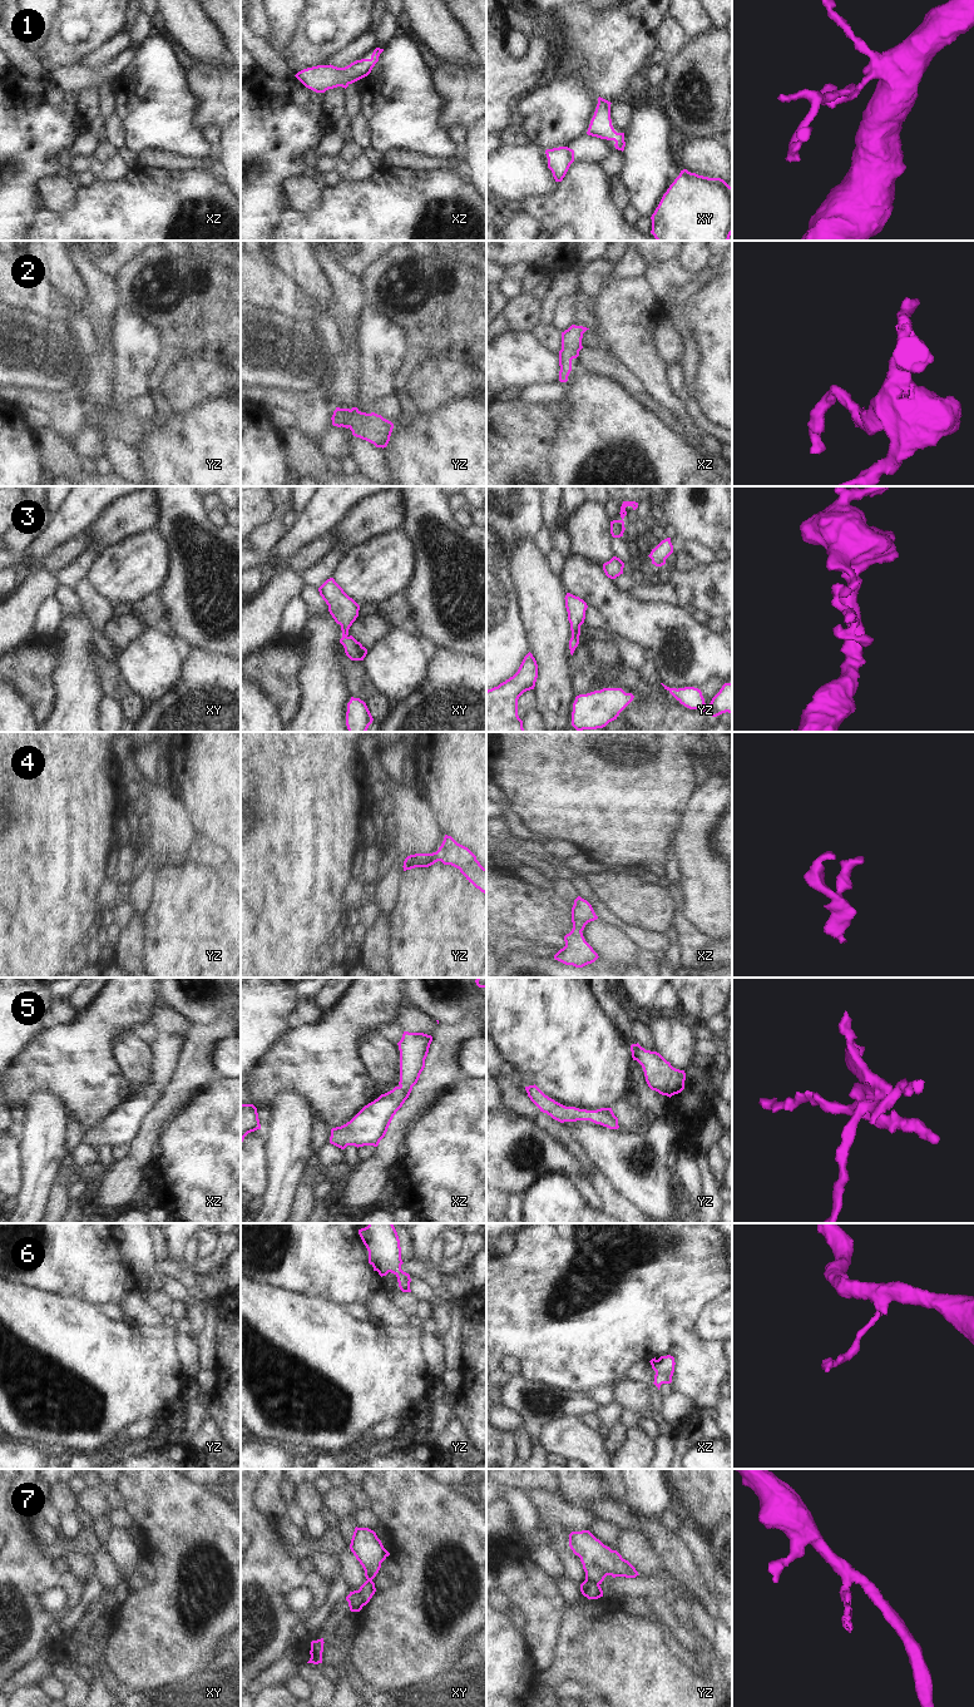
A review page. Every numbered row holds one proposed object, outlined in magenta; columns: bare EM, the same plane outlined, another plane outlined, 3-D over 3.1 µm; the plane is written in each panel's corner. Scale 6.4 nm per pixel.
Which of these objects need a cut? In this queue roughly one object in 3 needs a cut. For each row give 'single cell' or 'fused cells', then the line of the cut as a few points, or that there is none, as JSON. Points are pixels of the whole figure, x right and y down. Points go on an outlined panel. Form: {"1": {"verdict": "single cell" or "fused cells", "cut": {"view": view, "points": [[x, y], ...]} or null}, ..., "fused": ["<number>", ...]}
{"1": {"verdict": "single cell", "cut": null}, "2": {"verdict": "single cell", "cut": null}, "3": {"verdict": "single cell", "cut": null}, "4": {"verdict": "single cell", "cut": null}, "5": {"verdict": "single cell", "cut": null}, "6": {"verdict": "single cell", "cut": null}, "7": {"verdict": "fused cells", "cut": {"view": "yz", "points": [[586, 1579], [598, 1584]]}}, "fused": ["7"]}

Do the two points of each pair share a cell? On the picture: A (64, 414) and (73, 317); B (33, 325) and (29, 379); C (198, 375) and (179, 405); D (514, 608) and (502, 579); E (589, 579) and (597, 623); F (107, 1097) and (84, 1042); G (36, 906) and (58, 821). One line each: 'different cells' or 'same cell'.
A: same cell
B: same cell
C: same cell
D: same cell
E: different cells
F: same cell
G: same cell

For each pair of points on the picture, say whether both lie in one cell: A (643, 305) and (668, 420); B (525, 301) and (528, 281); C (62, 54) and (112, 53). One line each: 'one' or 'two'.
A: two
B: two
C: two

